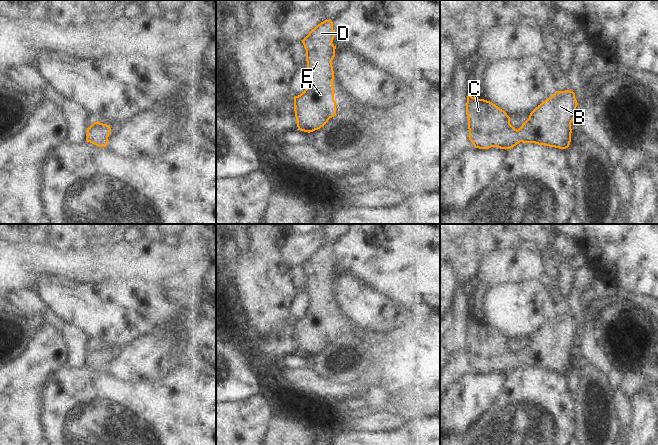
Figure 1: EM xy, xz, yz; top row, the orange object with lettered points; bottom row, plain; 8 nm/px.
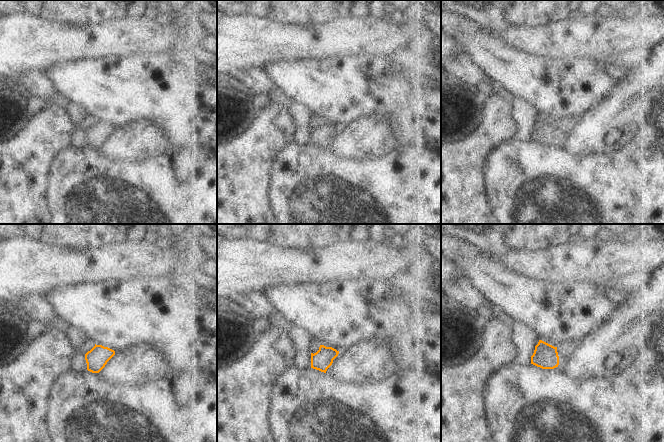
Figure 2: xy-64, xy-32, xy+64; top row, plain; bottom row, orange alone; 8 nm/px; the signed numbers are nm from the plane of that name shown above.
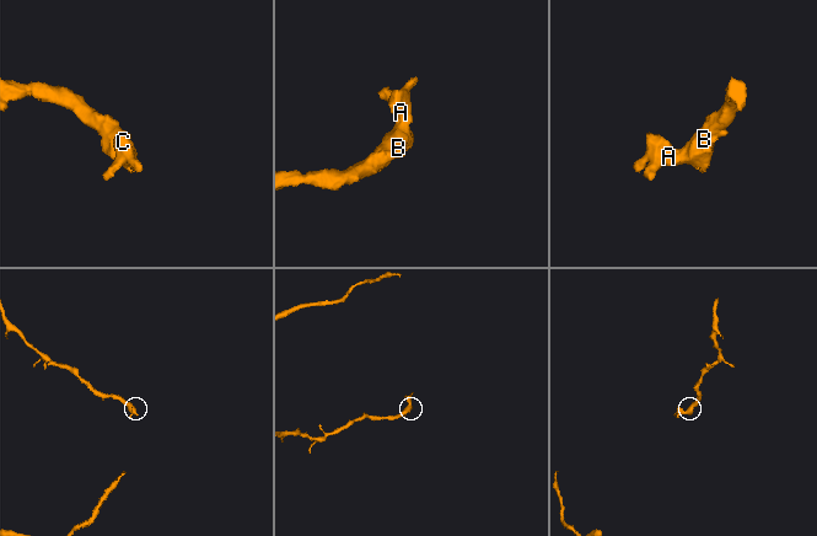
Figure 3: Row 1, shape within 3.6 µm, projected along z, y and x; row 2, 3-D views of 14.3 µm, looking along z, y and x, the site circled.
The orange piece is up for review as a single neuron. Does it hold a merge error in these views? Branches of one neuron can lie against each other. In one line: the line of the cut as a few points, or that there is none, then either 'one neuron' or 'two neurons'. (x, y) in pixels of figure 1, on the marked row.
cut none; one neuron

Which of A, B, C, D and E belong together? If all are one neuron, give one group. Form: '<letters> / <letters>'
A B C D E

